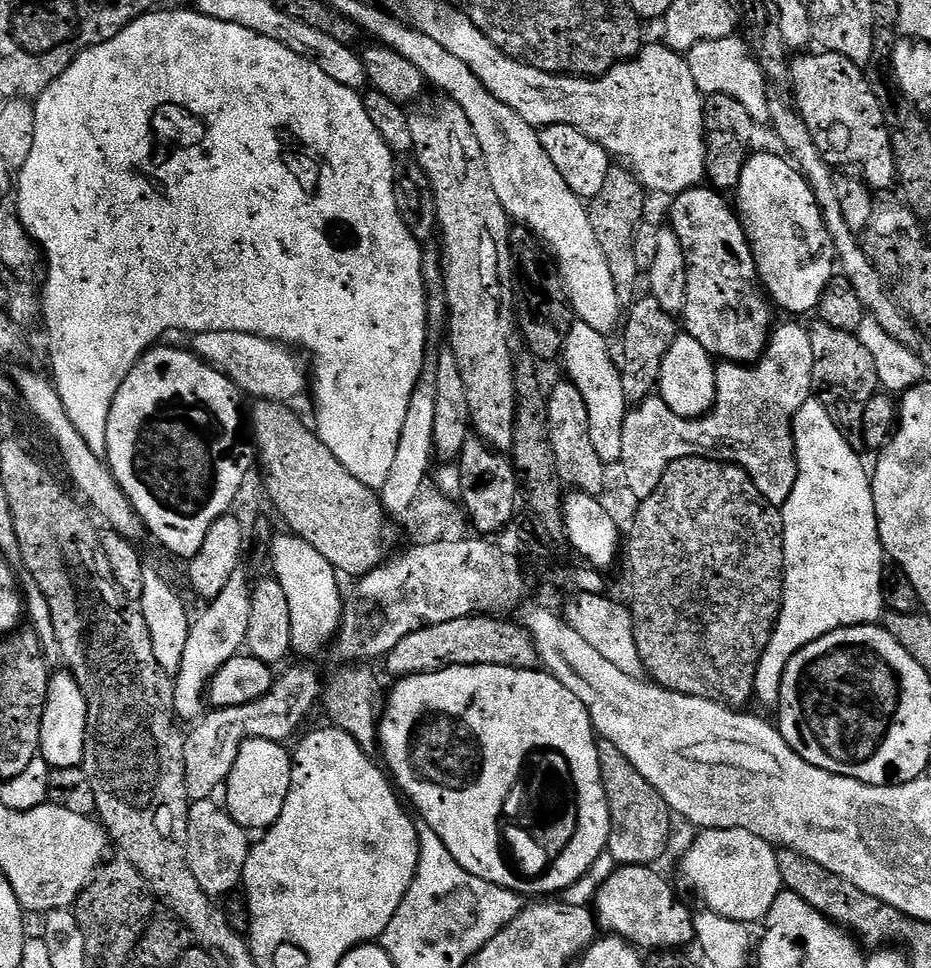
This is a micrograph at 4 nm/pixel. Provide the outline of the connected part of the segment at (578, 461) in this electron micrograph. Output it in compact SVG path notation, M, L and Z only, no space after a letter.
M563 383L554 385L547 393L550 446L554 446L554 462L558 466L561 481L569 489L599 497L608 480L609 469L602 462L602 458L598 458L598 450L594 450L586 402L582 402L571 383Z

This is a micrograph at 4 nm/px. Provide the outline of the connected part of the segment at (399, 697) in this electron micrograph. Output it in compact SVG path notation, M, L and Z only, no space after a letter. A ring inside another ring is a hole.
M450 666L437 672L402 676L395 683L392 689L387 689L384 715L380 717L379 755L384 755L387 775L394 781L403 799L409 805L412 803L416 807L415 815L427 822L430 830L438 834L438 838L442 838L442 846L446 846L446 850L454 854L454 862L458 862L462 870L494 886L519 892L525 898L548 898L551 897L548 896L551 892L563 894L567 888L574 886L574 882L578 882L592 869L594 862L598 862L600 855L608 851L608 840L612 837L612 819L602 770L598 766L598 737L586 706L582 706L582 702L578 702L578 698L574 698L574 694L566 690L566 686L558 682L558 678L554 678L546 670L536 668ZM535 748L536 758L533 762L524 760Z

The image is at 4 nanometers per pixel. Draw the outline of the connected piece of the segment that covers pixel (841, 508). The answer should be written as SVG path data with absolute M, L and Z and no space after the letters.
M815 398L806 401L802 410L798 410L798 414L792 419L792 433L794 434L794 446L796 447L798 478L794 482L794 490L790 490L790 498L786 498L780 514L784 523L784 600L780 608L779 620L776 621L775 632L769 640L769 645L766 646L765 653L762 654L761 661L758 662L757 674L754 677L755 701L759 701L762 707L772 708L772 710L779 709L782 678L786 674L786 666L790 662L790 658L794 658L794 654L798 654L798 650L810 646L810 642L818 642L818 638L822 638L839 628L853 628L859 624L879 625L886 615L884 606L884 573L886 571L884 560L886 564L886 553L878 534L878 518L874 510L872 478L869 469L864 469L864 464L860 461L861 453L850 446L850 442L844 437L842 430L838 430L834 418L830 418L830 410L826 410L826 406L822 406L822 402Z

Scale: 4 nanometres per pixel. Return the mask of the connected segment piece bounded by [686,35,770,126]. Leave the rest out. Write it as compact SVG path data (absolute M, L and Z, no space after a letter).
M739 35L730 38L718 38L698 42L686 53L686 59L690 66L690 74L694 78L694 86L705 97L714 94L726 94L730 98L738 98L742 106L746 106L753 125L767 125L770 121L770 85L764 76L762 66L758 66L751 48Z

